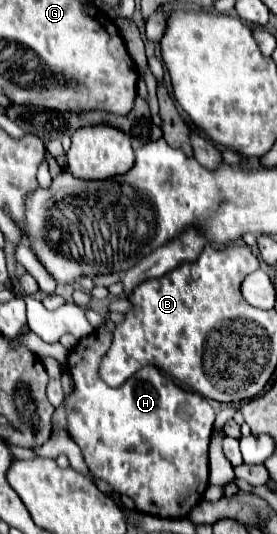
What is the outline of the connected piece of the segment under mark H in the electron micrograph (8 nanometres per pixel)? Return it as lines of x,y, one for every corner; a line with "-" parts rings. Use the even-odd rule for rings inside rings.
99,326
95,334
87,336
69,354
69,370
75,382
75,390
67,400
69,436
83,452
89,470
107,480
117,494
125,494
135,502
135,508
143,514
159,518
185,518
189,510
203,498
209,478
209,438
215,420
215,412
209,402
195,392
179,388
171,378
157,368
145,366
123,386
111,388
99,378
99,360
111,346
111,334
105,326

